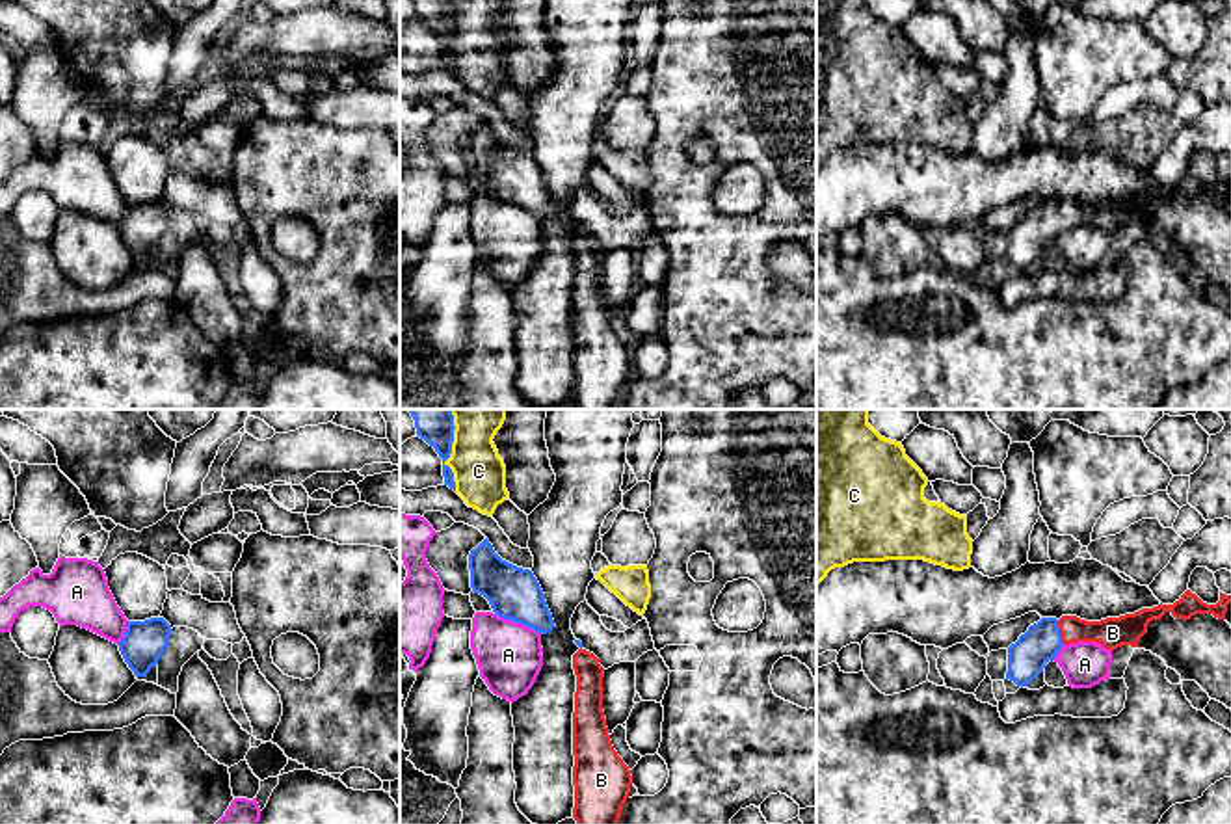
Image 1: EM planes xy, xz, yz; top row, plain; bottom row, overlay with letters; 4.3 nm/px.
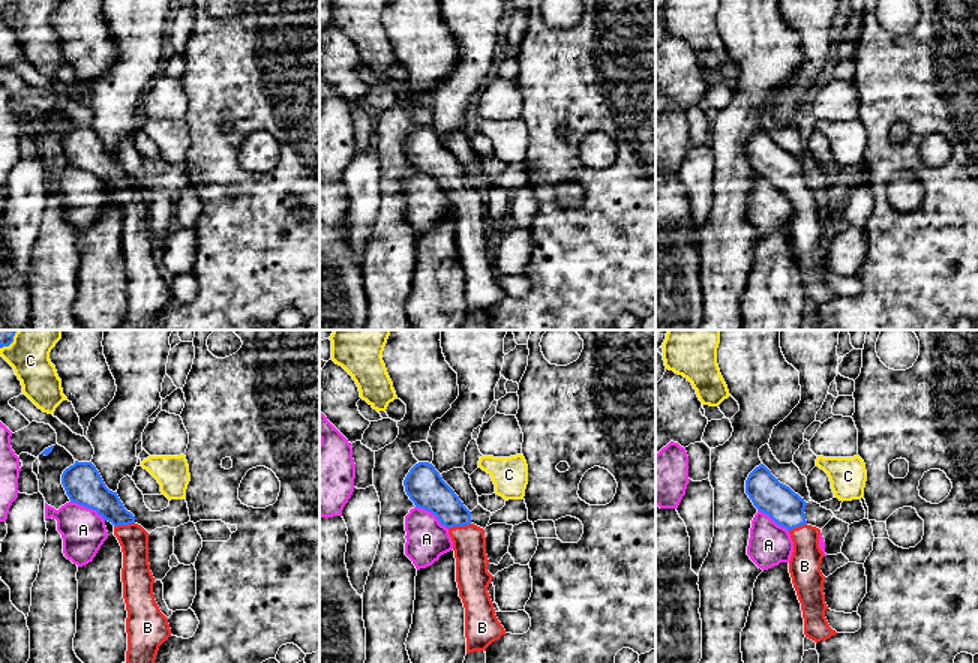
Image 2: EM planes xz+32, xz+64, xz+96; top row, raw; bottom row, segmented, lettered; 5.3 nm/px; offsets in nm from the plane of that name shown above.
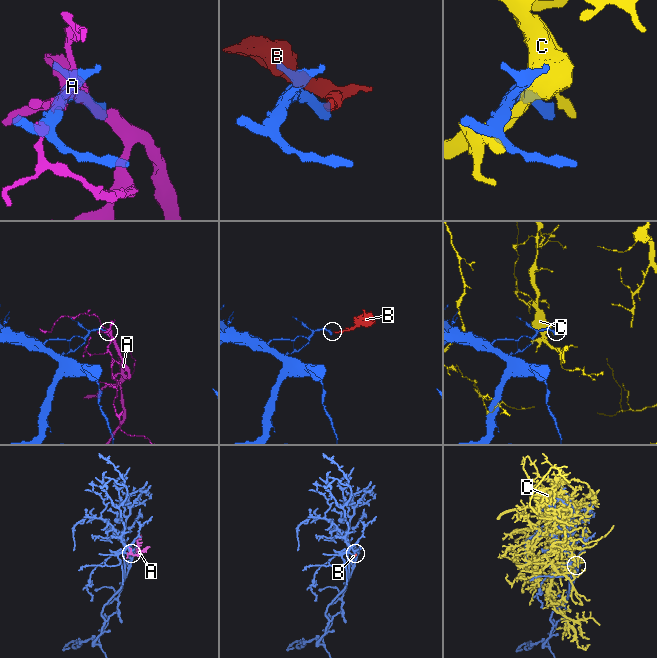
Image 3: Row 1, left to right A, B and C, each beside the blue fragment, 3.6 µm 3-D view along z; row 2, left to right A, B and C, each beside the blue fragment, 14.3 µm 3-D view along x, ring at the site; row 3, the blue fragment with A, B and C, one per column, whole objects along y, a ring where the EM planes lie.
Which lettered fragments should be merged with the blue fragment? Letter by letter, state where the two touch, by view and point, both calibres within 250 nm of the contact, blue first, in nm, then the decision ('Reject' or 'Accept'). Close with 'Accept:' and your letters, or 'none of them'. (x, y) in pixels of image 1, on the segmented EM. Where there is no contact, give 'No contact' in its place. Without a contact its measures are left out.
A: Touches blue at xz (517, 622). Thickness 220 nm (blue) against 280 nm. Reject
B: Touches blue at yz (1058, 633). Thickness 170 nm (blue) against 140 nm. Accept
C: Touches blue at xz (450, 451). Thickness 180 nm (blue) against 220 nm. Reject
Accept: B

